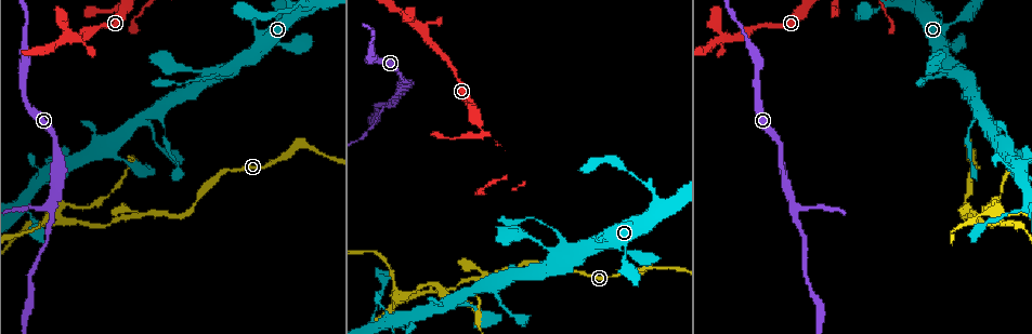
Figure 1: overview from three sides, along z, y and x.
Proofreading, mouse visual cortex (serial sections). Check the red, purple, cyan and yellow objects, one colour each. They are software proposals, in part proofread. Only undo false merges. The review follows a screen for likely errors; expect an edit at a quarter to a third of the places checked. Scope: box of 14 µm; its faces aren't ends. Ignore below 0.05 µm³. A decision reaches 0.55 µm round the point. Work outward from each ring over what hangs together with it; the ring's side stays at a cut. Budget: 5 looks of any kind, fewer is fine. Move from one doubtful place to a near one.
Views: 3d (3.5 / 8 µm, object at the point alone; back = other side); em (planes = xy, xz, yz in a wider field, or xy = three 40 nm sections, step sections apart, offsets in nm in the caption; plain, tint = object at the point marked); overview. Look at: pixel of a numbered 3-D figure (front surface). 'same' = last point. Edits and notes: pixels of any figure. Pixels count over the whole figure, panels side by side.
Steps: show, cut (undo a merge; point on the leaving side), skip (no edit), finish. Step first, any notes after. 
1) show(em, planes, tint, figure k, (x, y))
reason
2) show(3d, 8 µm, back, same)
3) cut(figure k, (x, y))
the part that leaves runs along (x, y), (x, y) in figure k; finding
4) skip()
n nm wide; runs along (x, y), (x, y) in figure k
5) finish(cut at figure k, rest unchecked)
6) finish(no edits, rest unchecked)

show(3d, 3.5 µm, figure 1, (50, 209))
arms part here

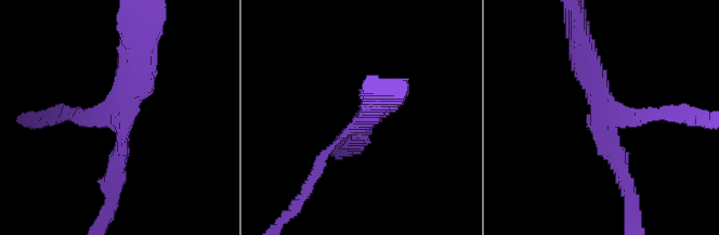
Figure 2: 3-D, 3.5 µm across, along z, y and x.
show(em, planes, tint, figure 2, (121, 115))
3 arms; arms of 150, 250, 350 nm; need the tissue

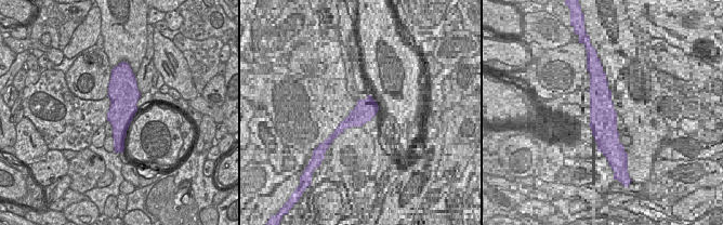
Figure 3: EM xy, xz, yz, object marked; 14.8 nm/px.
skip()
runs along (583, 51), (627, 184) in figure 2; continuous, no second cell

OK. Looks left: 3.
show(3d, 8 µm, figure 1, (140, 214))
side arm on a straight run

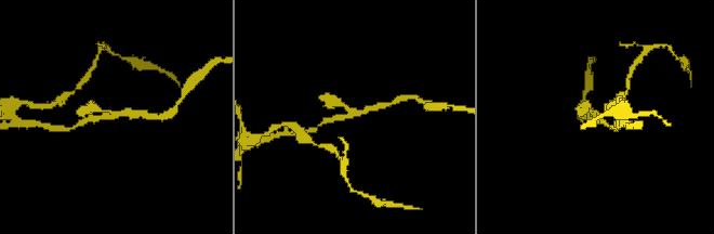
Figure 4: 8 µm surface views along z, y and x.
show(em, xy, step 1, tint, figure 4, (355, 114))
need the tissue

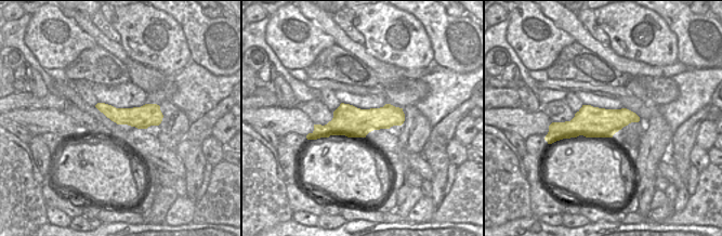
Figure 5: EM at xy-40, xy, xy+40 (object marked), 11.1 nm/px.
skip()
arms of 200, 200, 250 nm; runs along (385, 105), (328, 120) in figure 4; all the same cell

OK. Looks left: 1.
finish(no edits, rest unchecked)

